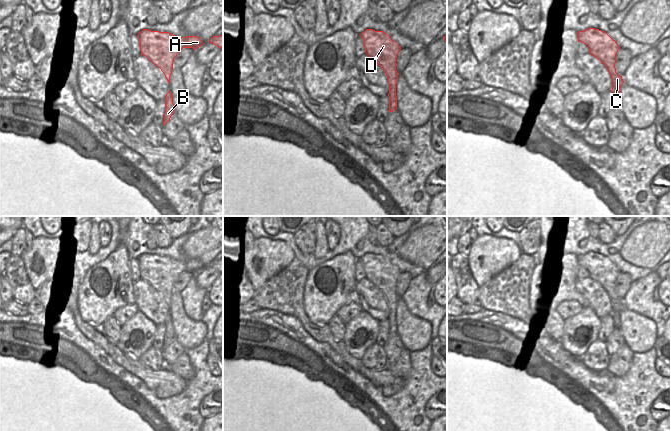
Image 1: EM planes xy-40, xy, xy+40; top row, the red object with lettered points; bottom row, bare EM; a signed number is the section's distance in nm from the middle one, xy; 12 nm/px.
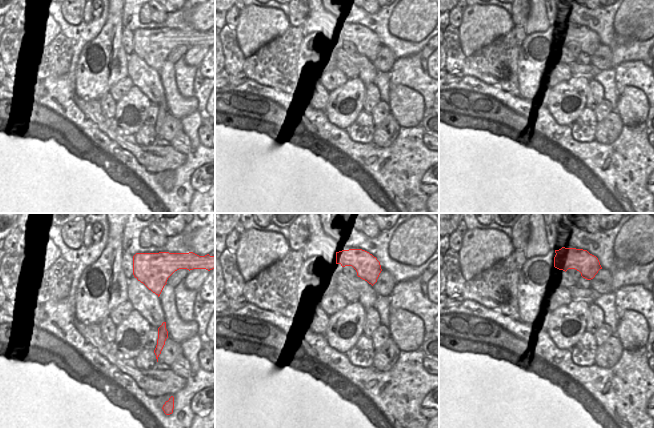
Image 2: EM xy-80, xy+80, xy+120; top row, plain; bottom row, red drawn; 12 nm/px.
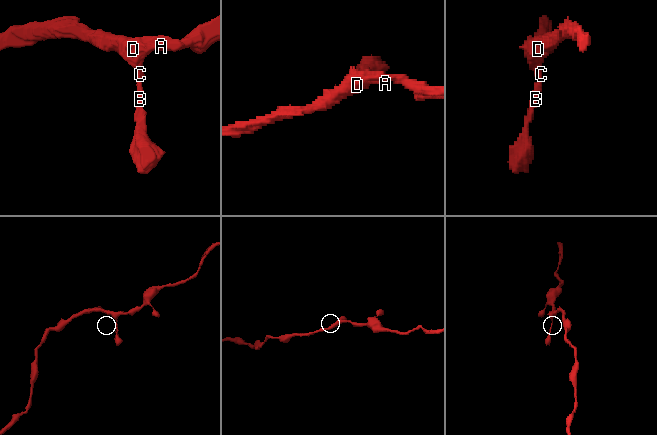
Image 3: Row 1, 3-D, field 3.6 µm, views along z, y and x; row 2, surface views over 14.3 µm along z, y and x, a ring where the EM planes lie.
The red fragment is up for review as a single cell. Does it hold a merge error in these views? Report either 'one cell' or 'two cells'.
one cell

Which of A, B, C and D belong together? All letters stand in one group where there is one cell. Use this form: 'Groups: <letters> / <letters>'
Groups: A B C D

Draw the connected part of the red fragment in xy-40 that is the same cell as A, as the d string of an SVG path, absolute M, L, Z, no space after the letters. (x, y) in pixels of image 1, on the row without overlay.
M143 253L138 257L141 279L161 293L168 307L174 282L183 272L197 273L204 267L197 260L178 261L169 256Z

